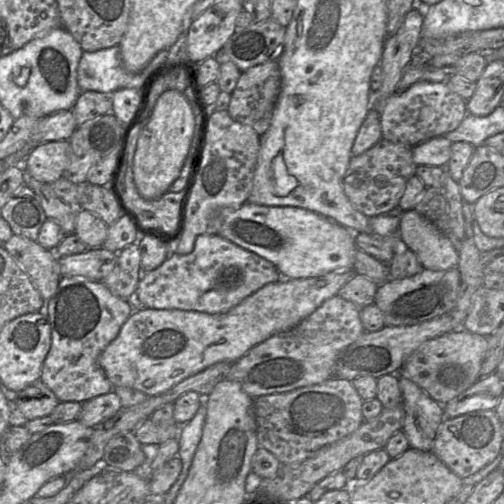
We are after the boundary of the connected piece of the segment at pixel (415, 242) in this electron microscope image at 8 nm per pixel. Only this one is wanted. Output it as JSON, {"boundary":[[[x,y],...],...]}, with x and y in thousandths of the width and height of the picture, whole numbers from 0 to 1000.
{"boundary":[[[819,415],[798,423],[794,466],[839,534],[881,538],[907,530],[909,500],[889,470]]]}

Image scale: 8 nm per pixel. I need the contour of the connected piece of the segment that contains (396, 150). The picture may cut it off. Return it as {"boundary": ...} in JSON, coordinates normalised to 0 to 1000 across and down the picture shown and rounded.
{"boundary":[[[758,276],[722,304],[700,310],[681,353],[681,375],[696,405],[730,433],[788,413],[808,359],[823,347],[817,292]]]}

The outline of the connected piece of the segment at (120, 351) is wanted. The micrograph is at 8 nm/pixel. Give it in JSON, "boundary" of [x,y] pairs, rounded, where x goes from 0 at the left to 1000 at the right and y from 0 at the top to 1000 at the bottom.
{"boundary":[[[702,534],[603,554],[560,554],[534,562],[444,623],[391,617],[312,615],[276,607],[242,647],[234,667],[200,700],[194,720],[226,768],[276,774],[294,788],[331,778],[365,752],[435,718],[468,718],[532,671],[567,659],[617,625],[647,595],[710,546]]]}

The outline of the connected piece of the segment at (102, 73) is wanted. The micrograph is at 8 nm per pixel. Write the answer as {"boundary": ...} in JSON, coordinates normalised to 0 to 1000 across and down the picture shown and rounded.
{"boundary":[[[236,89],[187,103],[167,101],[153,131],[161,183],[222,187],[244,175],[274,177],[296,149],[296,143],[254,143],[242,127]]]}

